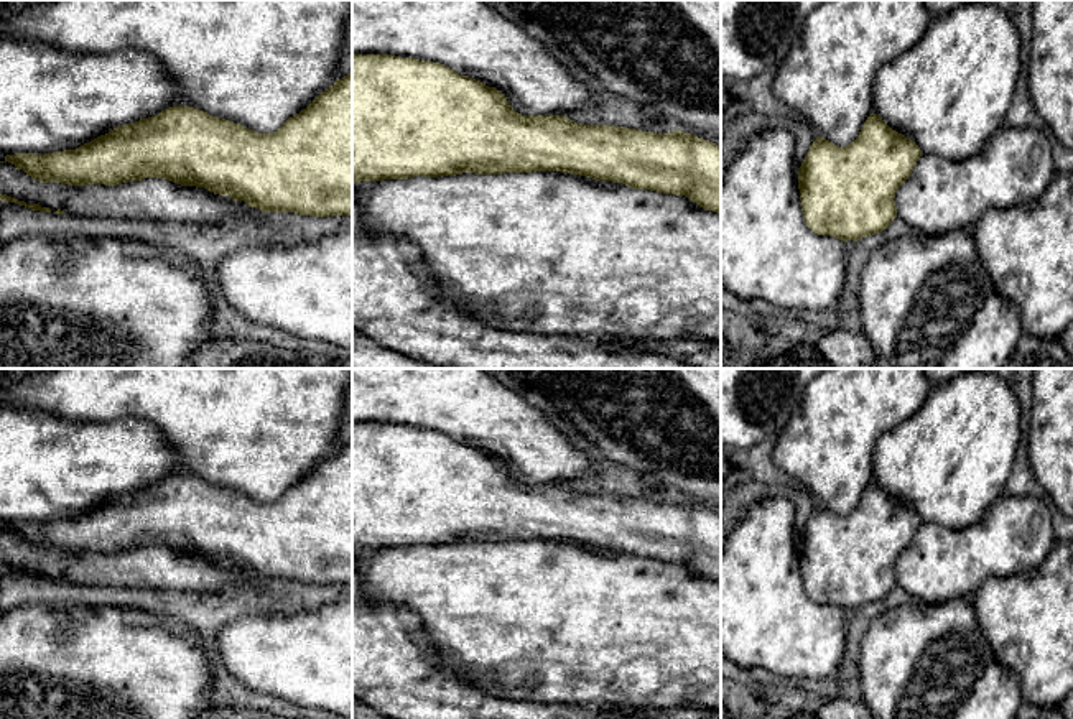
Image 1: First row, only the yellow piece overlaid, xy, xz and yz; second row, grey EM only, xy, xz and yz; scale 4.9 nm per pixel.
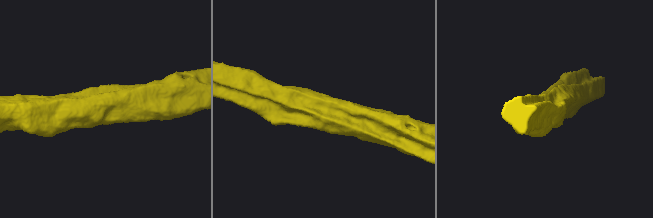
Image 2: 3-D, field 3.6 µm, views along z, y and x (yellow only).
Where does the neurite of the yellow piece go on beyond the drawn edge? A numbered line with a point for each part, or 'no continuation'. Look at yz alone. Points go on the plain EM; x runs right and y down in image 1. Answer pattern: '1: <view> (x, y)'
no continuation

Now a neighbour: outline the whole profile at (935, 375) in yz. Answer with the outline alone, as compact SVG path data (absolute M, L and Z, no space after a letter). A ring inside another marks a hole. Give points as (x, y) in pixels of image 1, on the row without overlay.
M925 369L925 373L931 382L931 385L940 385L953 380L955 377L968 370L973 370L973 369Z

